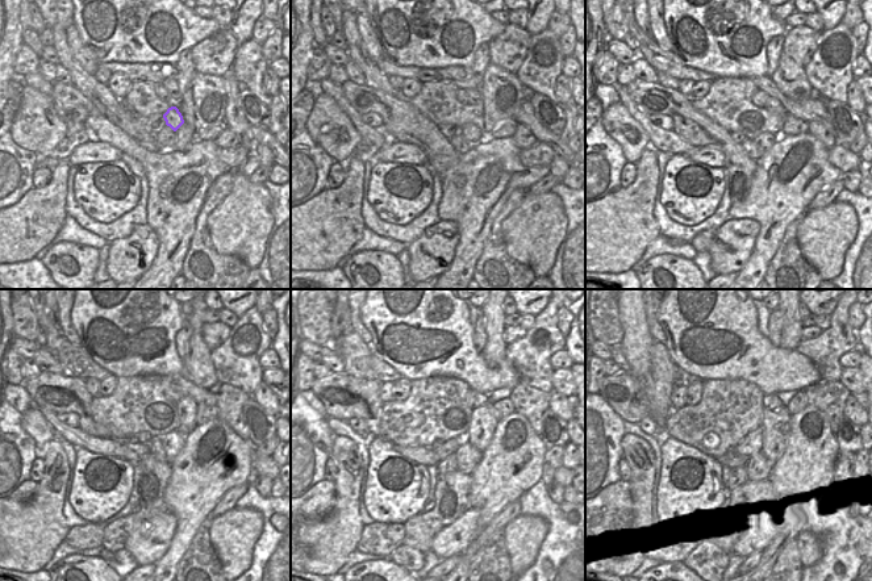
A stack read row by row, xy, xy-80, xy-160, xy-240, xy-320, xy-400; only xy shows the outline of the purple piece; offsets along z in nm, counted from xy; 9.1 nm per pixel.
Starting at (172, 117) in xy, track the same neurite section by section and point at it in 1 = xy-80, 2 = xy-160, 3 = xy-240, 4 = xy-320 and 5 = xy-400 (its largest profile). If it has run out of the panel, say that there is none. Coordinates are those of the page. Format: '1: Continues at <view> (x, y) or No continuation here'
1: Continues at xy-80 (470, 132)
2: Continues at xy-160 (764, 141)
3: Continues at xy-240 (172, 443)
4: Continues at xy-320 (468, 456)
5: Continues at xy-400 (758, 467)

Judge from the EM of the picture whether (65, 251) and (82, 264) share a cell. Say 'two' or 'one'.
one

